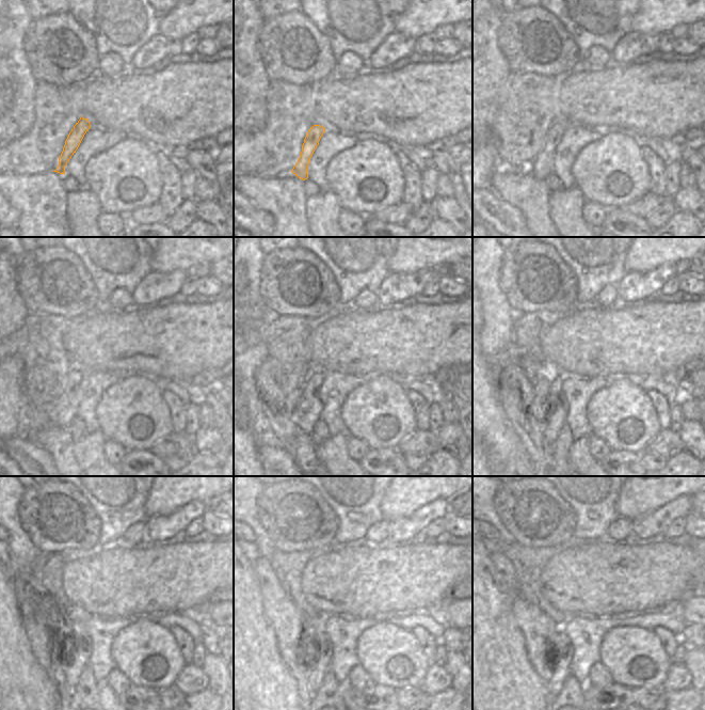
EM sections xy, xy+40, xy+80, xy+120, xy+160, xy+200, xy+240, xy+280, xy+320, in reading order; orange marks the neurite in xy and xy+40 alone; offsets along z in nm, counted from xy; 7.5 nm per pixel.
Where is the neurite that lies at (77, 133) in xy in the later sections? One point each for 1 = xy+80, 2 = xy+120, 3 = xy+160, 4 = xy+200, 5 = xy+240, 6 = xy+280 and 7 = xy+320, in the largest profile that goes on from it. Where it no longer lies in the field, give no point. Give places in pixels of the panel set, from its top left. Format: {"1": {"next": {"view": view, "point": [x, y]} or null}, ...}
{"1": {"next": {"view": "xy+80", "point": [543, 166]}}, "2": {"next": {"view": "xy+120", "point": [65, 409]}}, "3": {"next": {"view": "xy+160", "point": [306, 413]}}, "4": {"next": {"view": "xy+200", "point": [556, 419]}}, "5": {"next": {"view": "xy+240", "point": [78, 659]}}, "6": {"next": {"view": "xy+280", "point": [319, 659]}}, "7": {"next": {"view": "xy+320", "point": [560, 659]}}}

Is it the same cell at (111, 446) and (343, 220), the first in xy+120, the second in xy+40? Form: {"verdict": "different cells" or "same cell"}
{"verdict": "same cell"}

